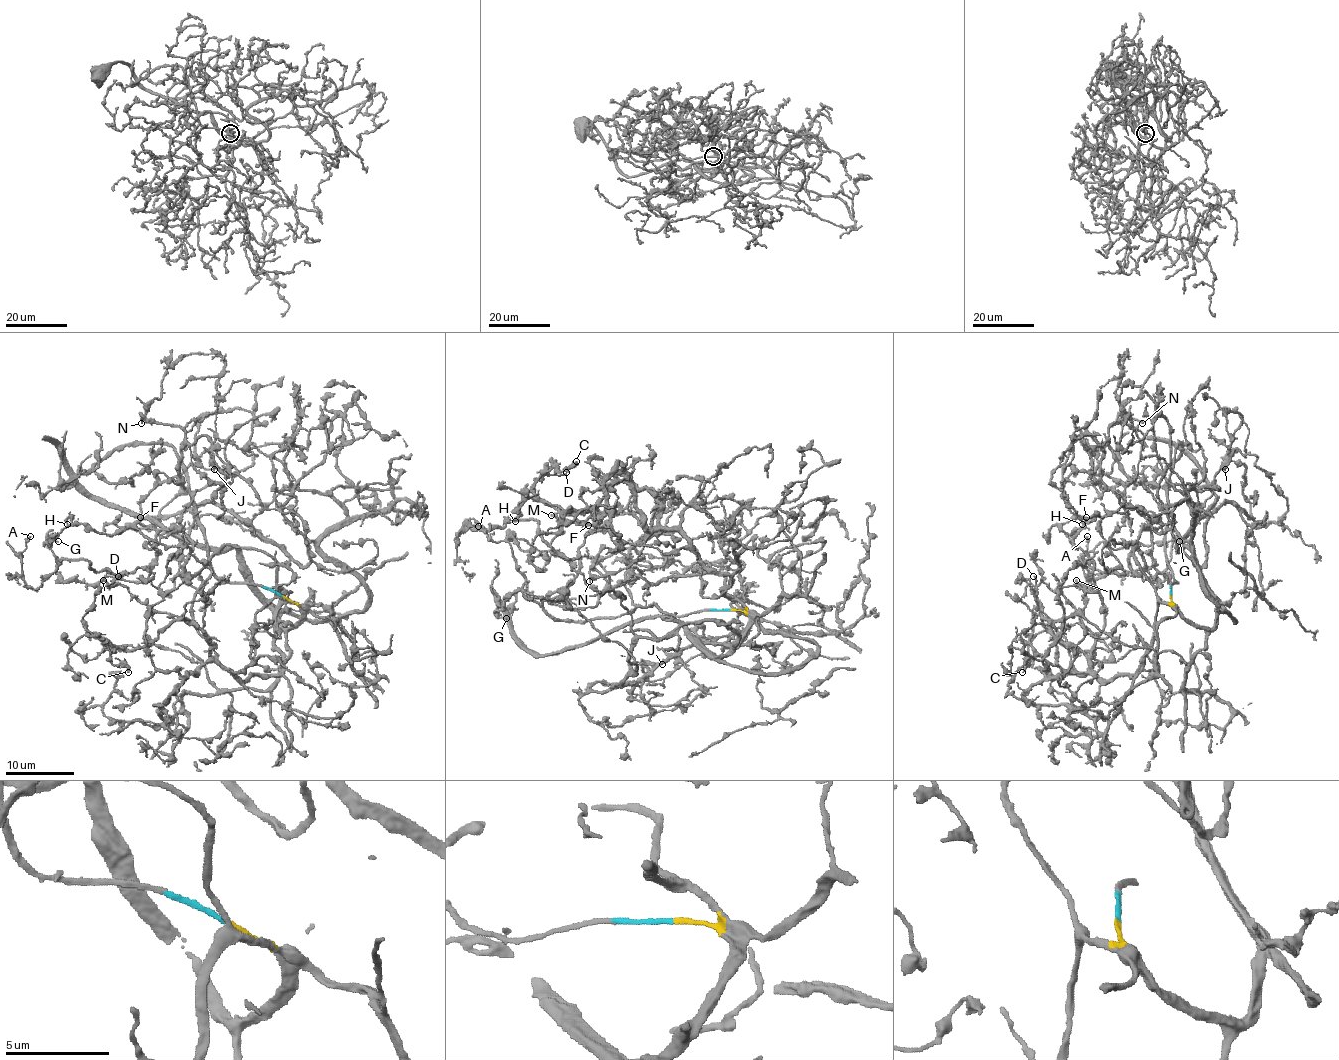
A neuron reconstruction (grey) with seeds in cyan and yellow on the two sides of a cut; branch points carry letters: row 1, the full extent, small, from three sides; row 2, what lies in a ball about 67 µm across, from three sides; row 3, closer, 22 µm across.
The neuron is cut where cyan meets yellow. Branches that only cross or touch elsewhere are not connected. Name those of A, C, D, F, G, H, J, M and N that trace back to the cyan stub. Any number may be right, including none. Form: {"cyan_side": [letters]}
{"cyan_side": ["N"]}

